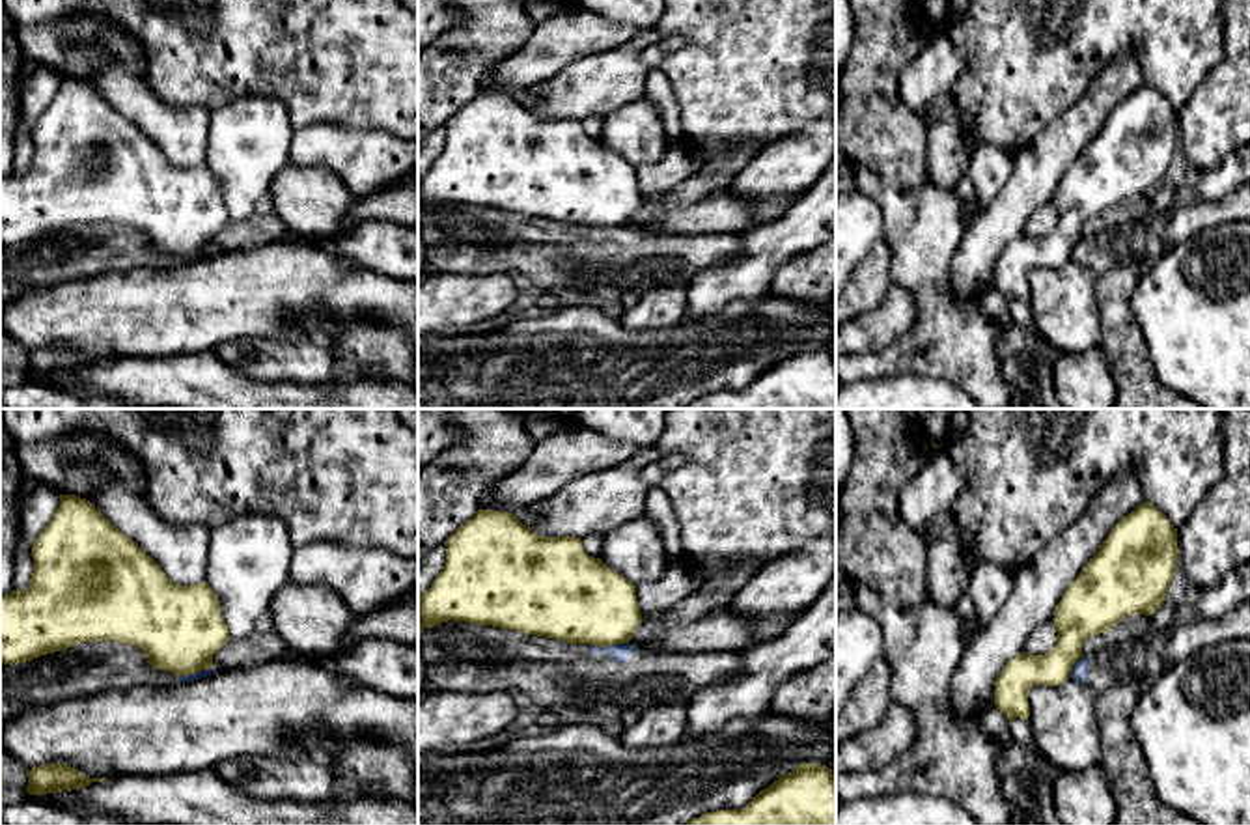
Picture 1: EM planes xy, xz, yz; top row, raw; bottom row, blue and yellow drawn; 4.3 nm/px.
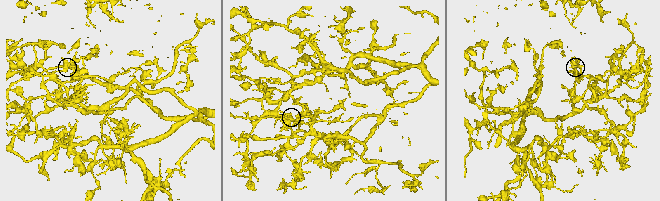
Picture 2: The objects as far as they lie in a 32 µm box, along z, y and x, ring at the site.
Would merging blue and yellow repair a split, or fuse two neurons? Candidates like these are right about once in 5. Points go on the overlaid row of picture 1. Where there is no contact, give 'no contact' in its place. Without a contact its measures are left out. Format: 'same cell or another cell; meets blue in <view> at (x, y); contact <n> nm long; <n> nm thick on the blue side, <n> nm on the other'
another cell; meets blue in xy at (194, 674); contact 170 nm long; 30 nm thick on the blue side, 360 nm on the other

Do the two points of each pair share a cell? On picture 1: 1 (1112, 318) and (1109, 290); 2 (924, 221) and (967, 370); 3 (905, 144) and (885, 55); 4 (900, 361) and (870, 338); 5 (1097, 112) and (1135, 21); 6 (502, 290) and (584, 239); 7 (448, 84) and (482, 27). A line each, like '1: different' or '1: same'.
1: same
2: same
3: same
4: different
5: different
6: different
7: same

